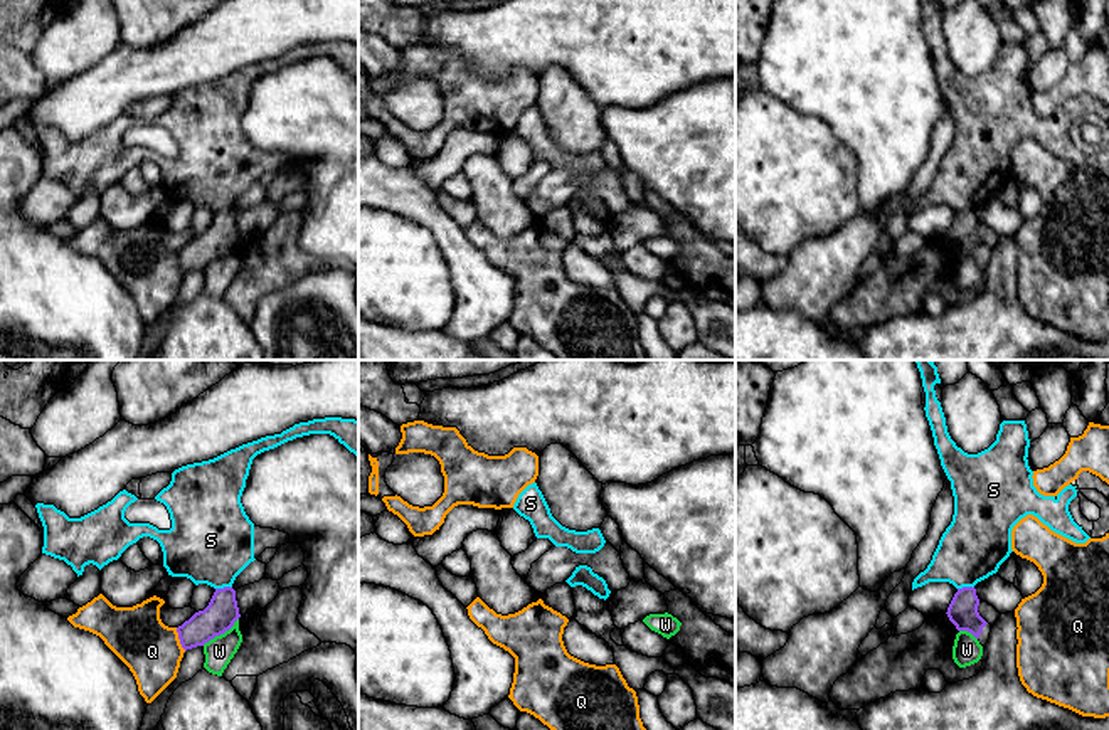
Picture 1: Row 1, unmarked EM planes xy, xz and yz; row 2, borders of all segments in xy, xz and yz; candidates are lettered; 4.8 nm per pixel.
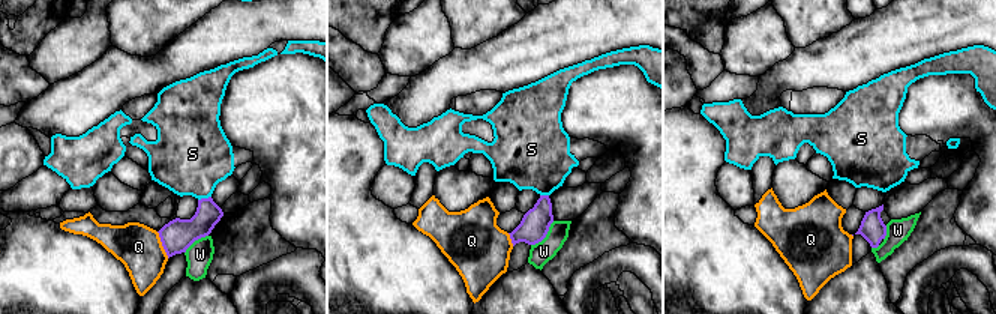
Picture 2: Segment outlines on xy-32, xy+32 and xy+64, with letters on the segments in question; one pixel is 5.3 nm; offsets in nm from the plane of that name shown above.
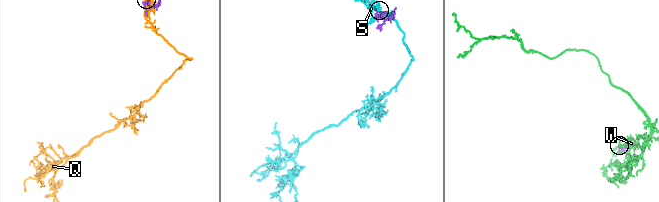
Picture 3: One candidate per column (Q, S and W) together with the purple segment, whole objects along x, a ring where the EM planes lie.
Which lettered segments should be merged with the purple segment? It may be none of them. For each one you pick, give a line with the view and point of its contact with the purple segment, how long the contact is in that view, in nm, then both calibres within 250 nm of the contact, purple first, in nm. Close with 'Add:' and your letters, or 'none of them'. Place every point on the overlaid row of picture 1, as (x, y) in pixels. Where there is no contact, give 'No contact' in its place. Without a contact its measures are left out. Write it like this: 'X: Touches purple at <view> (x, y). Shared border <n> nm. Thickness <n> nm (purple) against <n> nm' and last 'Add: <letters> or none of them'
Add: none of them

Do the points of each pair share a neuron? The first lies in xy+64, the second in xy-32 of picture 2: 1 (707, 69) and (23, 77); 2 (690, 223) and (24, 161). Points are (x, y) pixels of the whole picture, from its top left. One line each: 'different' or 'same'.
1: same
2: same

